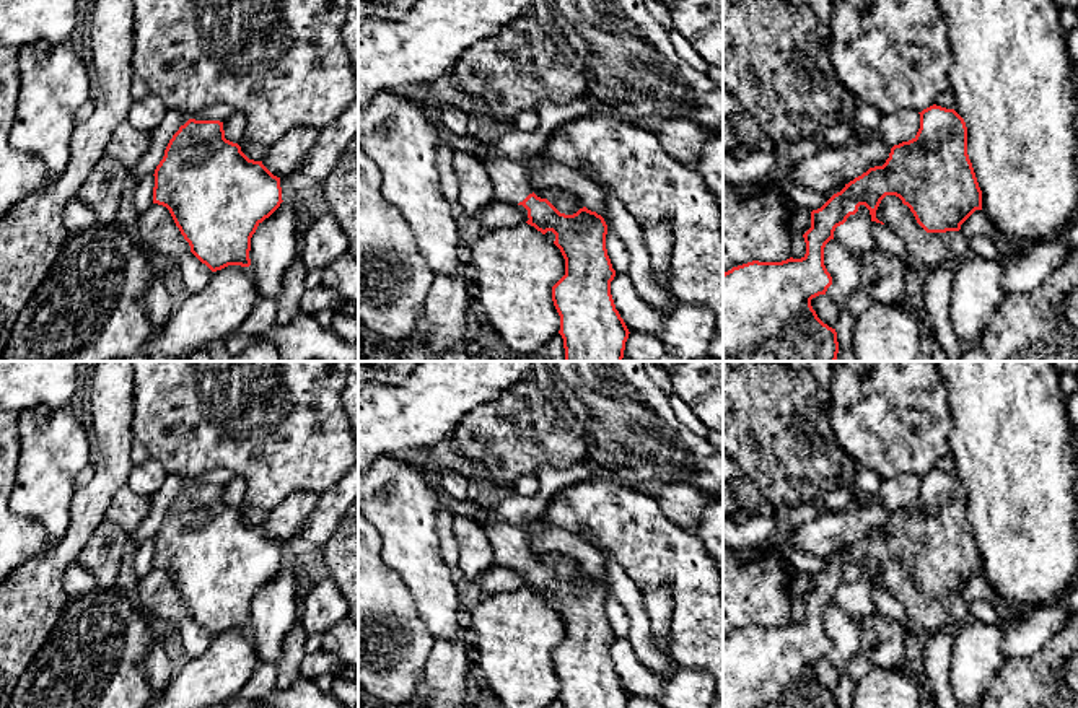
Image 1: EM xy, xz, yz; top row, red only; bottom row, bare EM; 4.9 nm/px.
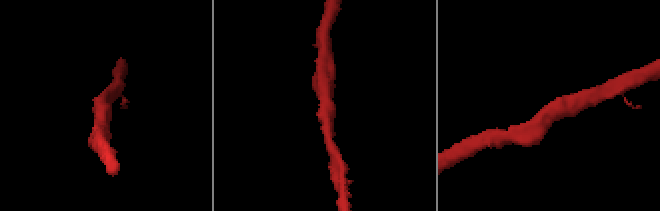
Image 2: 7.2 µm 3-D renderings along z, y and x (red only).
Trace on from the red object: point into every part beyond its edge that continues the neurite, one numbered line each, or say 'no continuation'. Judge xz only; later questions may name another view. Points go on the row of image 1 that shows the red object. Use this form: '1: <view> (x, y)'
1: xz (510, 181)

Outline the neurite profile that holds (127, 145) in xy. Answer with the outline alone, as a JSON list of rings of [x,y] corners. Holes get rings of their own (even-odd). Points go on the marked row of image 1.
[[[124,120],[114,127],[106,155],[132,169],[150,150],[150,145],[151,132],[137,130],[129,120]]]

